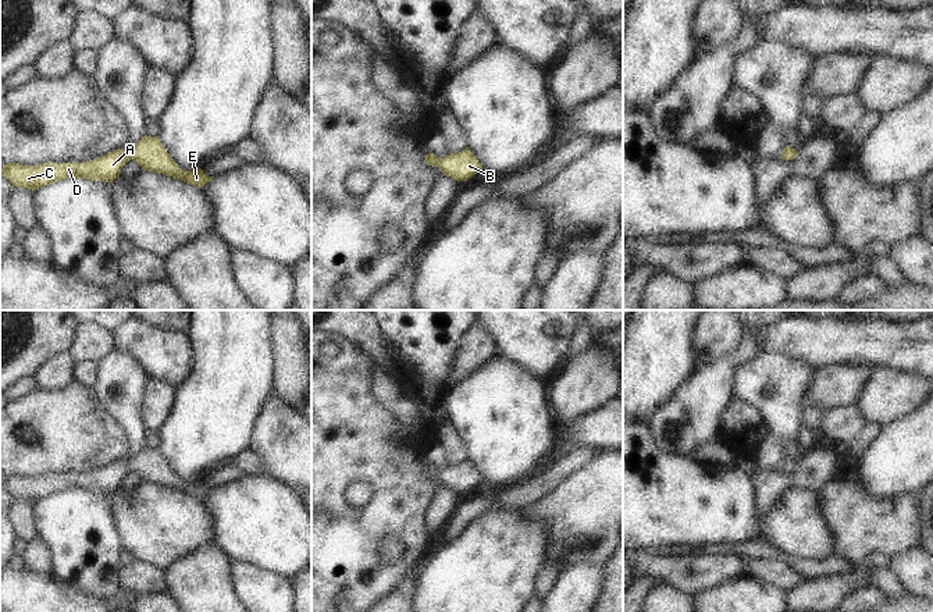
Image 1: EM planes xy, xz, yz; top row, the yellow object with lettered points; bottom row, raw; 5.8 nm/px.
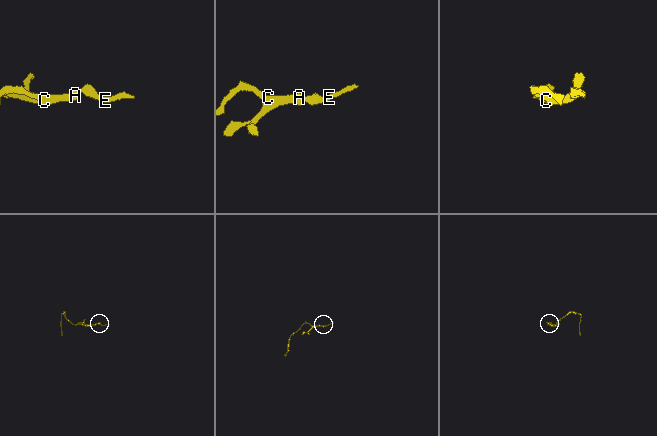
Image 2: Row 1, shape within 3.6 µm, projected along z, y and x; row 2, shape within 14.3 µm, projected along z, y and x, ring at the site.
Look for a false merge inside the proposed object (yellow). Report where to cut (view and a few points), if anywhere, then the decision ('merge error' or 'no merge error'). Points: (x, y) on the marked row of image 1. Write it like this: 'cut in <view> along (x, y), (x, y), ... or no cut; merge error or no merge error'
no cut; no merge error

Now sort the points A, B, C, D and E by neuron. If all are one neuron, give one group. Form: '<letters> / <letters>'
A B C D E

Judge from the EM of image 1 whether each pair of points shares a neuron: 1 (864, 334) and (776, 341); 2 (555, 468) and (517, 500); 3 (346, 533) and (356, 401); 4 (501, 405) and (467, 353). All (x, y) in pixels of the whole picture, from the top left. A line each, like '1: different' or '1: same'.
1: same
2: same
3: same
4: different

